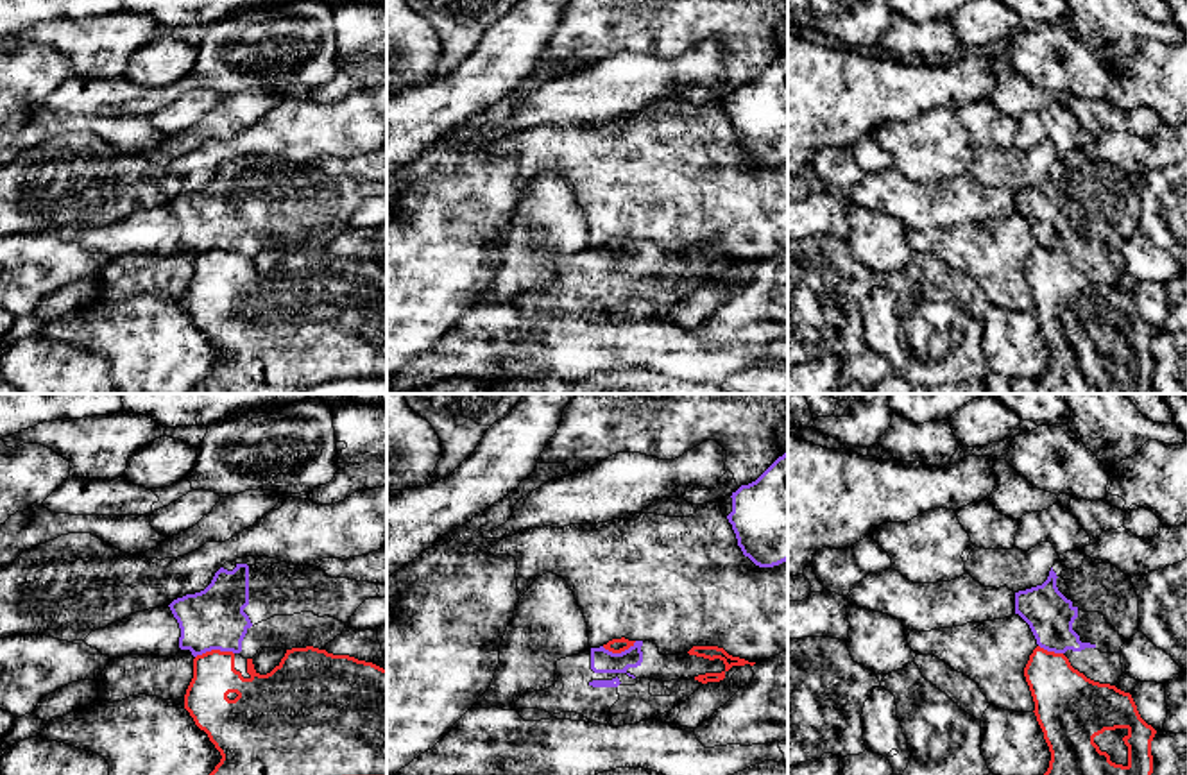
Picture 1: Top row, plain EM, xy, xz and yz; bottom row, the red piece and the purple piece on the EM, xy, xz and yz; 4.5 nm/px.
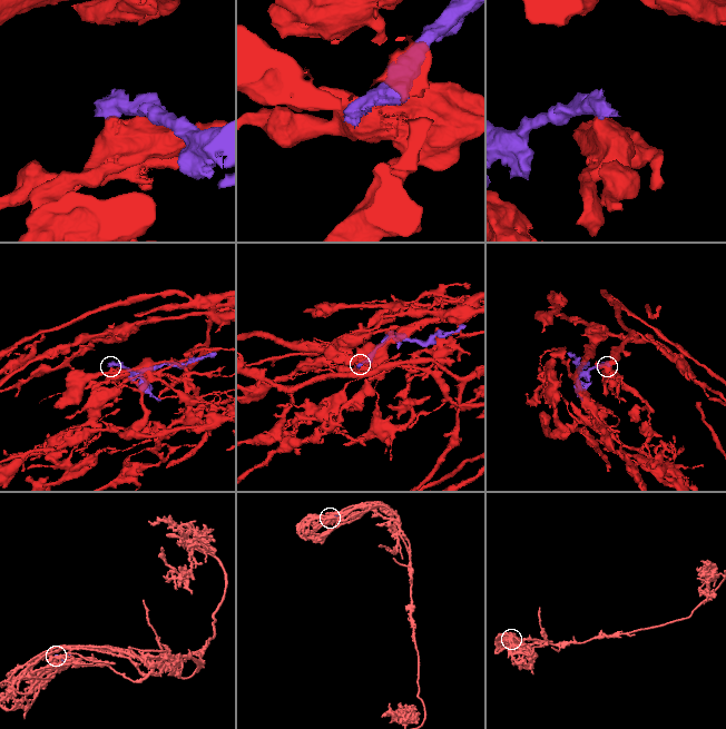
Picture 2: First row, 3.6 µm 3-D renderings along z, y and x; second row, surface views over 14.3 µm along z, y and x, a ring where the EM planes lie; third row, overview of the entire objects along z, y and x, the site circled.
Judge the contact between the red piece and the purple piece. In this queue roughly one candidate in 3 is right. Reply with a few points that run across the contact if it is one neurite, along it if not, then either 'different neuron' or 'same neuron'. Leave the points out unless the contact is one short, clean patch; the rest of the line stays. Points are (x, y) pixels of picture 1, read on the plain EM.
line xy (233, 251), (206, 249), (196, 256); different neuron

